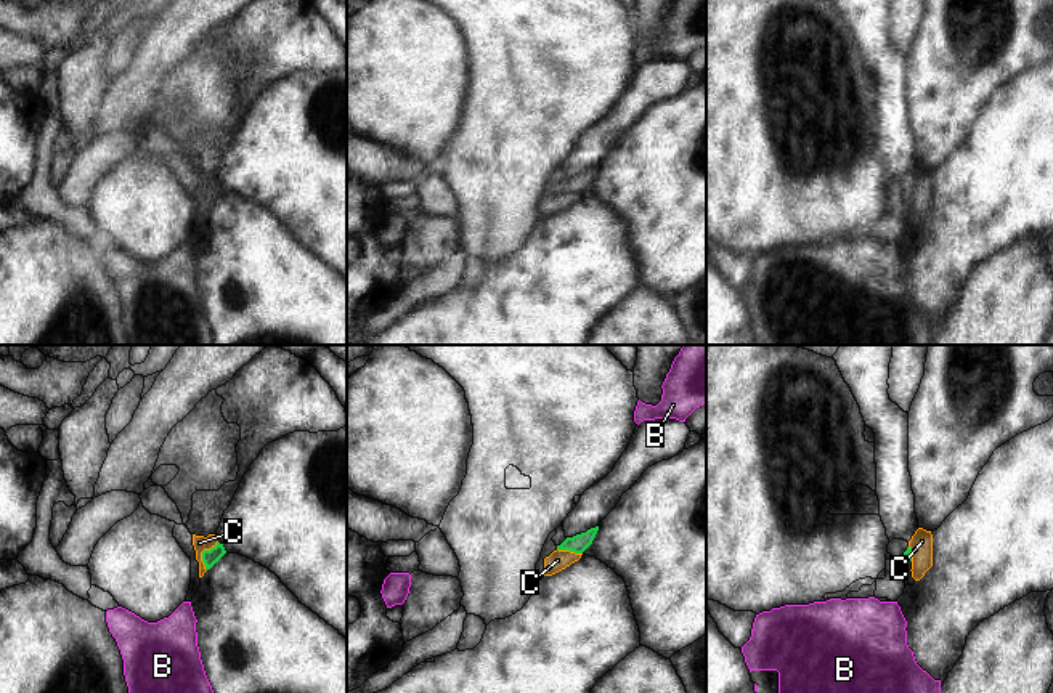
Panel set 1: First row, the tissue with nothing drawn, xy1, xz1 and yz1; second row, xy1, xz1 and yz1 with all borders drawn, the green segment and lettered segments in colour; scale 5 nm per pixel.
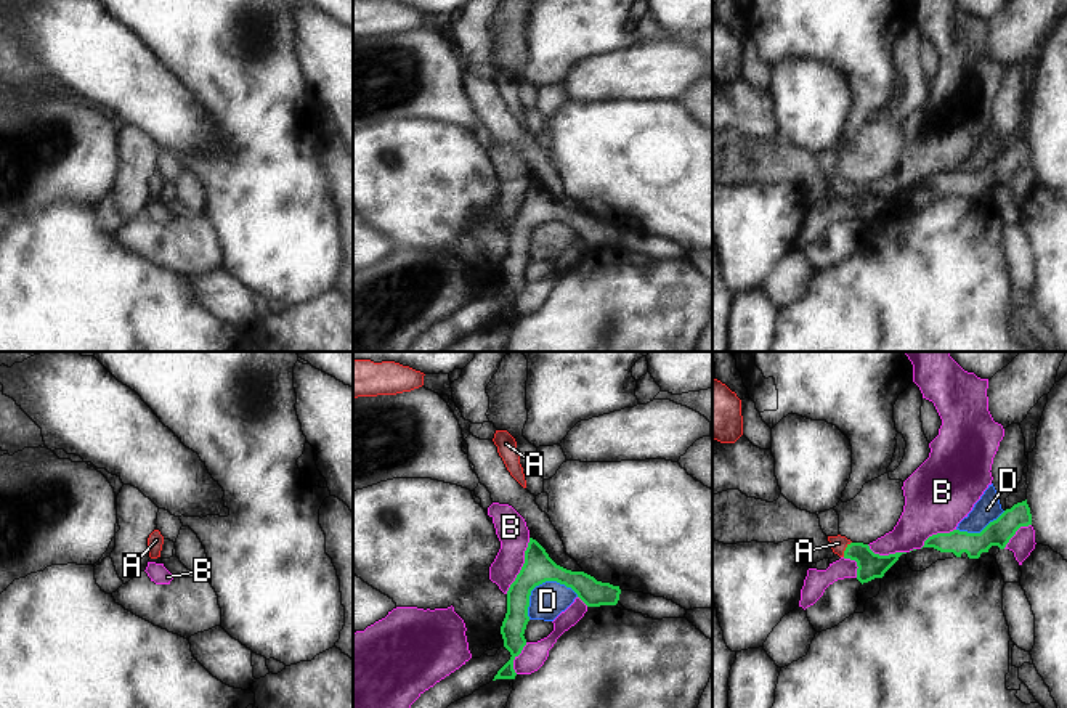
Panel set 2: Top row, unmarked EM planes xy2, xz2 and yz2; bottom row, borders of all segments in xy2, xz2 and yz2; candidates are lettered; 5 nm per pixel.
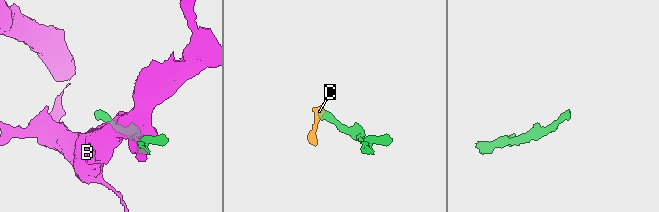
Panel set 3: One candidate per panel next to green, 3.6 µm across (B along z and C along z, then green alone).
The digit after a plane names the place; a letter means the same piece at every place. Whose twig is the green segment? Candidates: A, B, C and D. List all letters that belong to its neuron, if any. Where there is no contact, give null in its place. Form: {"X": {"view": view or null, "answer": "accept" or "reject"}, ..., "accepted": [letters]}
{"A": {"view": "yz2", "answer": "accept"}, "B": {"view": "xz2", "answer": "reject"}, "C": {"view": "xy1", "answer": "reject"}, "D": {"view": "xz2", "answer": "reject"}, "accepted": ["A"]}

